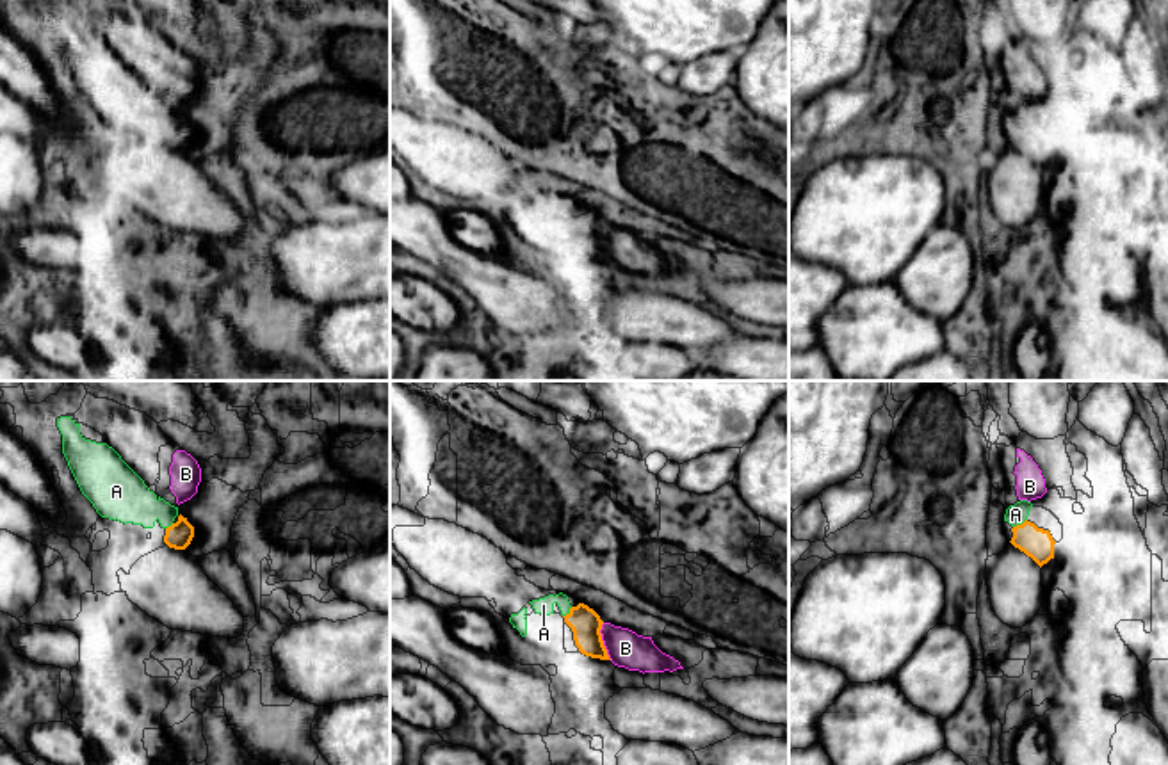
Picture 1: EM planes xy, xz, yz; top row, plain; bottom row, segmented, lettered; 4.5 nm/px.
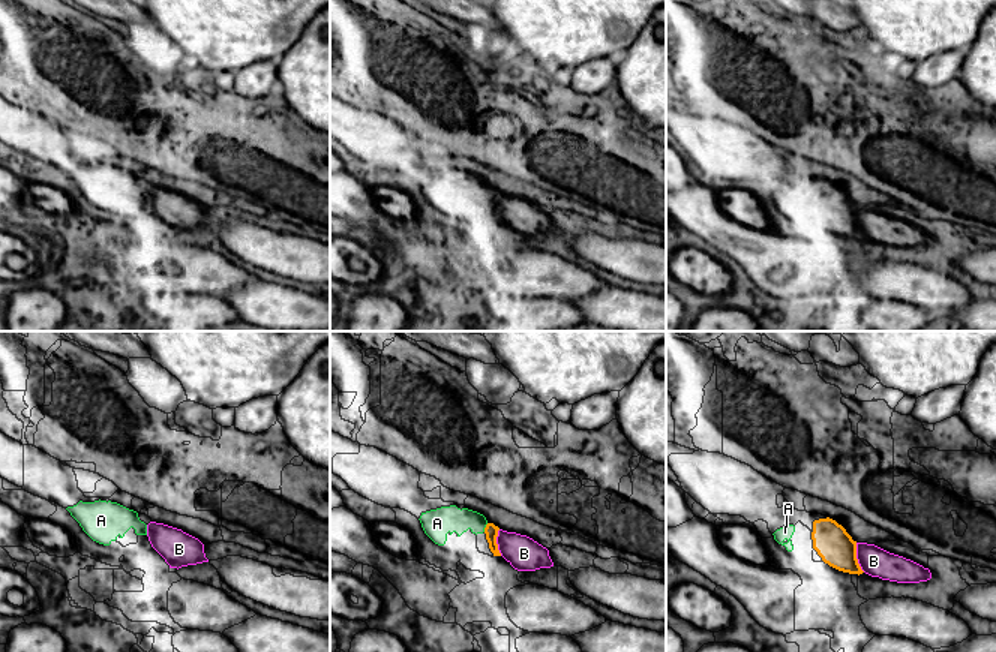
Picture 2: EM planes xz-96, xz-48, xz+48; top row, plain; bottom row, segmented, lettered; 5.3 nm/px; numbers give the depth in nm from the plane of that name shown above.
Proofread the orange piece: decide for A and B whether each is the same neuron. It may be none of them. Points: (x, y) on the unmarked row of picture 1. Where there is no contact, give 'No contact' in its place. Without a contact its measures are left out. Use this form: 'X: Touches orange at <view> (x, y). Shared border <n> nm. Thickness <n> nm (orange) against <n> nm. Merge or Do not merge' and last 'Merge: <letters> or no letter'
A: Touches orange at yz (1019, 127). Shared border 80 nm. Thickness 140 nm (orange) against 100 nm. Merge
B: Touches orange at xz (602, 242). Shared border 170 nm. Thickness 140 nm (orange) against 170 nm. Do not merge
Merge: A

